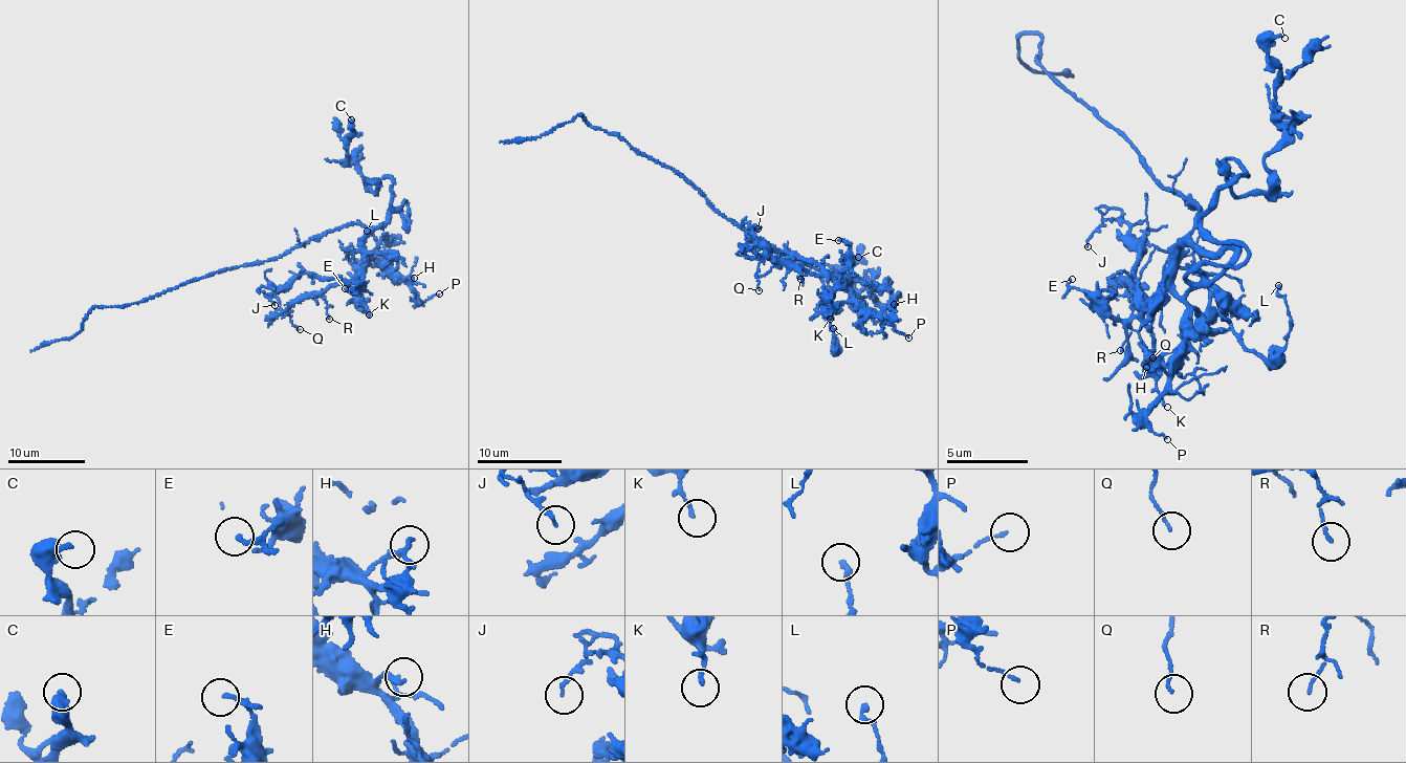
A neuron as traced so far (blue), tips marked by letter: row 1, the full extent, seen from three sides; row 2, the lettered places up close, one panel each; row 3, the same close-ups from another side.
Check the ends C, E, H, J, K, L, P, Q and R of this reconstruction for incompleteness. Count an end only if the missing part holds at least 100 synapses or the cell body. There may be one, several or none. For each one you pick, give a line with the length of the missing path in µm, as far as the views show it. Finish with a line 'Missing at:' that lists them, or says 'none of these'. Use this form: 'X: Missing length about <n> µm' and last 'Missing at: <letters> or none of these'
Missing at: none of these

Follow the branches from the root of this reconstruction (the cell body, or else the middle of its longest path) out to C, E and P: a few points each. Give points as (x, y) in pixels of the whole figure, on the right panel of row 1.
C: (1191, 204), (1233, 254), (1207, 280), (1247, 256), (1203, 211), (1268, 187), (1284, 38)
E: (1191, 204), (1201, 214), (1178, 251), (1174, 282), (1136, 314), (1119, 318), (1097, 308), (1069, 285), (1072, 279)
P: (1191, 204), (1201, 214), (1182, 241), (1173, 277), (1184, 308), (1182, 336), (1165, 392), (1147, 417), (1167, 439)

